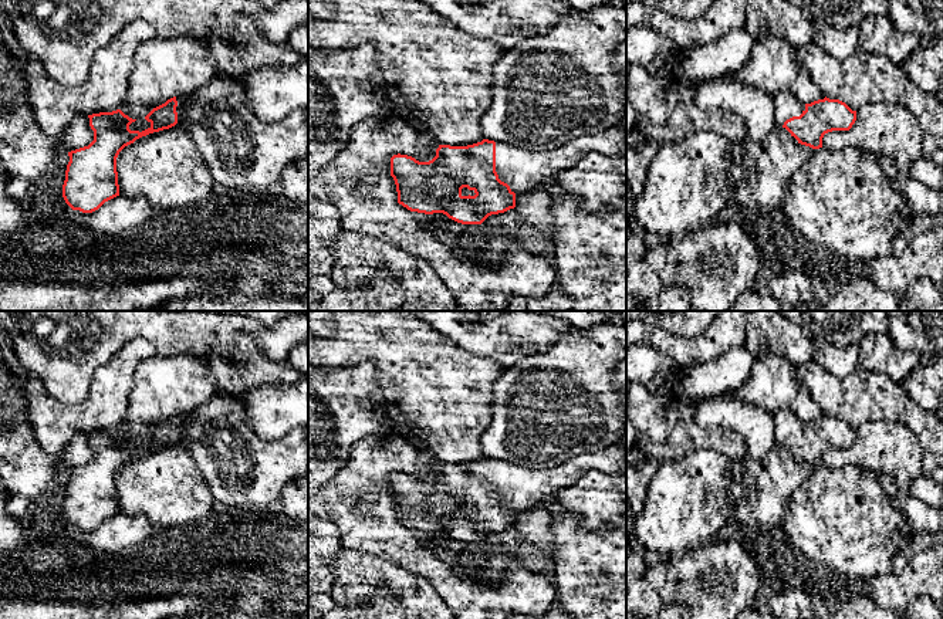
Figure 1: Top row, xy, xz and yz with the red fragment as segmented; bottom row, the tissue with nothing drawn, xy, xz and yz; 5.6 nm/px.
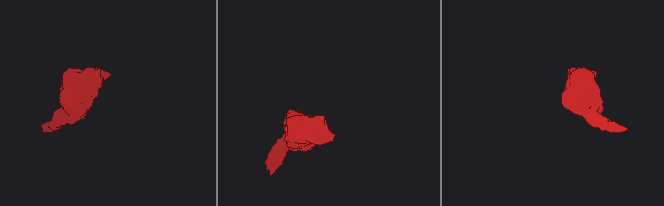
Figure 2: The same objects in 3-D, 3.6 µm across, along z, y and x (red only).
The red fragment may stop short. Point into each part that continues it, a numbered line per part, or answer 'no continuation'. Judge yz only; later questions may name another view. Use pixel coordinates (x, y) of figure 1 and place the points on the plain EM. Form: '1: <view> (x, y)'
1: yz (786, 423)

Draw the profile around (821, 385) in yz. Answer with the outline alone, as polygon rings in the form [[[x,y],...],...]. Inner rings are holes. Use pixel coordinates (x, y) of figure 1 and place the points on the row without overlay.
[[[815,361],[795,365],[794,373],[797,380],[808,389],[812,399],[822,407],[827,416],[839,417],[852,429],[875,420],[900,423],[917,436],[927,456],[943,457],[943,419],[923,410],[909,396],[902,383],[895,382],[890,376],[858,368],[846,378],[838,379]]]

